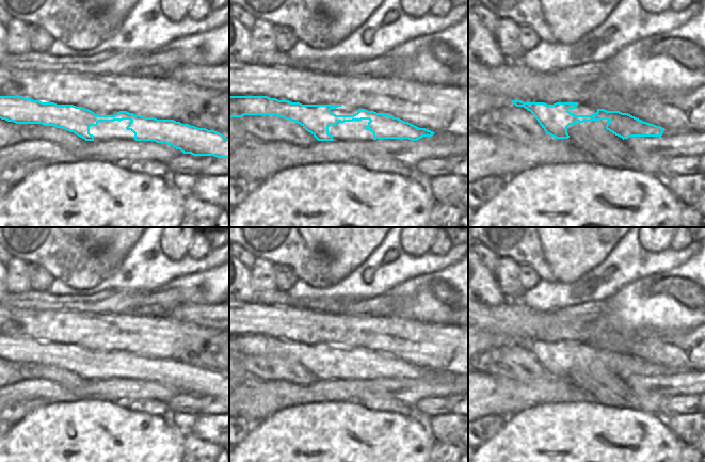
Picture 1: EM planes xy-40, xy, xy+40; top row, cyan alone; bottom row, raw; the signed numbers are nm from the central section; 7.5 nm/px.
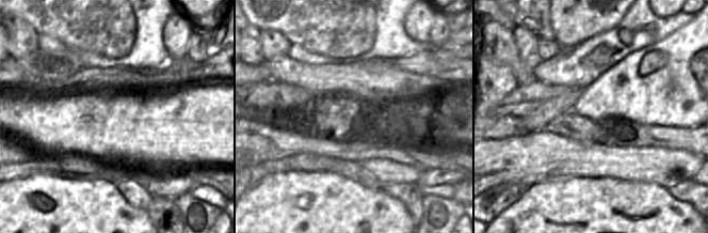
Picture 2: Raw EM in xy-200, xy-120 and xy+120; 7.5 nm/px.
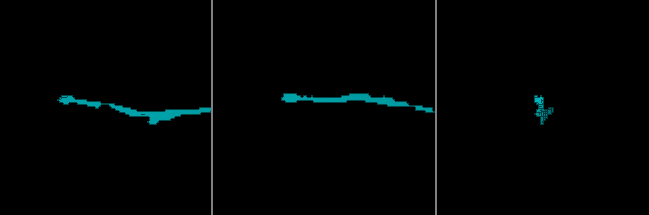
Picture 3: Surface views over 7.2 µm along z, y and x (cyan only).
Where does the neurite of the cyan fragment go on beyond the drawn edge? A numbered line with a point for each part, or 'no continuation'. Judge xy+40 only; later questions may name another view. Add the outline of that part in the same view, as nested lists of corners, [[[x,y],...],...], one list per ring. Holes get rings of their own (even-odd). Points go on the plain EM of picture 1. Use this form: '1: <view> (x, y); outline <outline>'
no continuation

